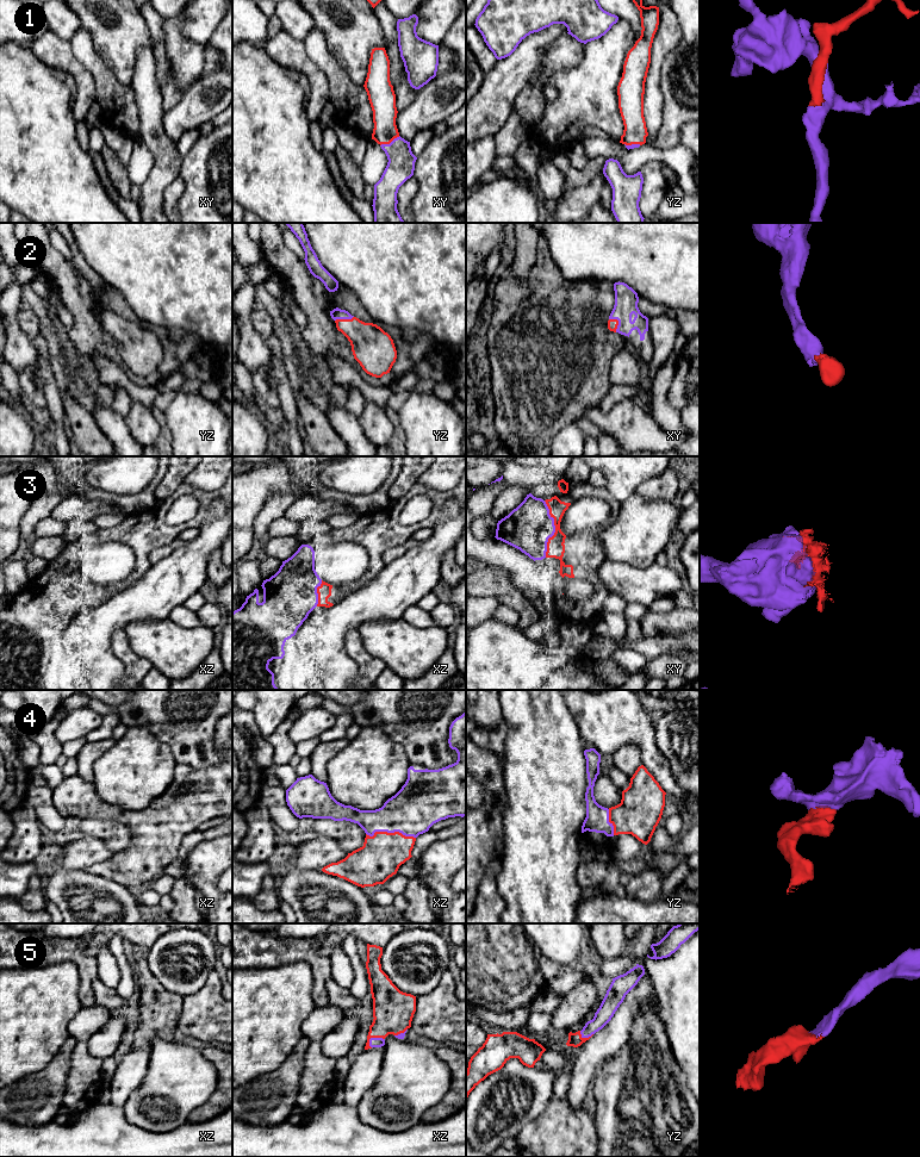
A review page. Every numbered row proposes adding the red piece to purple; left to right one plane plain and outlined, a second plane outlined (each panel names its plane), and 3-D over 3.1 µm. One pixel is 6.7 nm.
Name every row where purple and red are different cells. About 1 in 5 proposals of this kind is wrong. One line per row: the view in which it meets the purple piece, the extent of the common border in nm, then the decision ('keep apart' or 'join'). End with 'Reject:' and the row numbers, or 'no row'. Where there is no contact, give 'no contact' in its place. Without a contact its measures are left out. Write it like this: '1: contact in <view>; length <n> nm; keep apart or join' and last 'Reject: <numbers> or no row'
1: contact in xy; length 150 nm; join
2: contact in xy; length 110 nm; join
3: contact in xy; length 380 nm; join
4: contact in xz; length 340 nm; join
5: contact in xz; length 120 nm; join
Reject: no row

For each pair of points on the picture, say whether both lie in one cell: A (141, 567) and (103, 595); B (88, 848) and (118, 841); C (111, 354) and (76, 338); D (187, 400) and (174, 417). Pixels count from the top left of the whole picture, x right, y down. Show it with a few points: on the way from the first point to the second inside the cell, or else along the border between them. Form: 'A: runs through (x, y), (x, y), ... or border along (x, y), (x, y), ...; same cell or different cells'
A: runs through (132, 577), (126, 583), (112, 589); same cell
B: border along (86, 834), (99, 837), (114, 852); different cells
C: runs through (103, 346), (95, 340), (85, 338); same cell
D: runs through (187, 404), (178, 414); same cell

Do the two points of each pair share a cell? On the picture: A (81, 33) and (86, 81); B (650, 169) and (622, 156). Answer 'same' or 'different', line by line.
A: different
B: different

